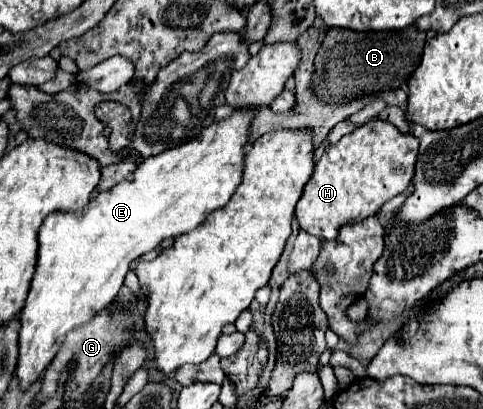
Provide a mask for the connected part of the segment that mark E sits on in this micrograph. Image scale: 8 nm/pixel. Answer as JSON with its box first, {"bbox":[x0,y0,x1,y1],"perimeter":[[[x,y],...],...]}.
{"bbox":[16,107,258,389],"perimeter":[[[254,107],[234,109],[228,119],[208,125],[200,133],[200,139],[190,139],[190,143],[182,143],[174,149],[166,149],[154,157],[144,159],[138,169],[130,173],[130,179],[124,179],[112,189],[94,195],[84,209],[54,211],[44,219],[38,235],[38,267],[26,297],[26,307],[22,311],[20,357],[16,375],[24,389],[28,389],[50,365],[70,329],[88,323],[100,309],[114,301],[134,259],[152,251],[166,237],[176,237],[192,231],[206,219],[210,211],[220,209],[226,201],[230,201],[232,193],[242,183],[244,145],[248,141],[250,125],[256,113],[258,111]]]}

